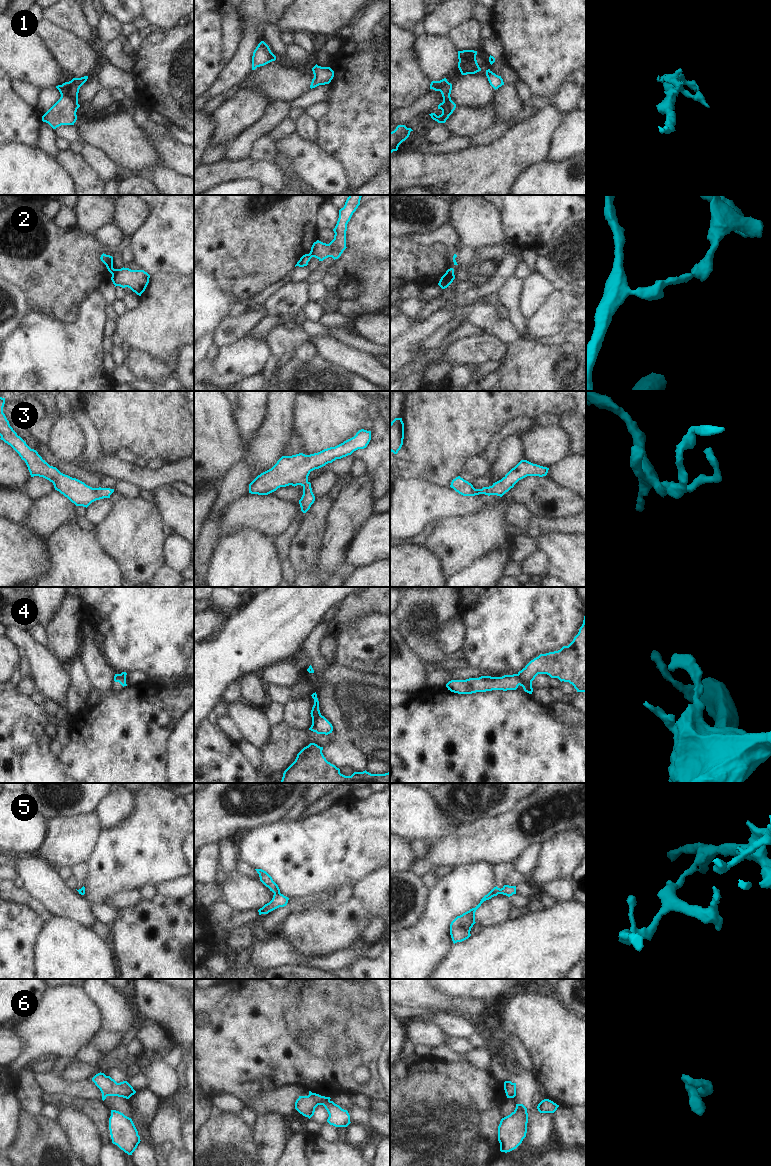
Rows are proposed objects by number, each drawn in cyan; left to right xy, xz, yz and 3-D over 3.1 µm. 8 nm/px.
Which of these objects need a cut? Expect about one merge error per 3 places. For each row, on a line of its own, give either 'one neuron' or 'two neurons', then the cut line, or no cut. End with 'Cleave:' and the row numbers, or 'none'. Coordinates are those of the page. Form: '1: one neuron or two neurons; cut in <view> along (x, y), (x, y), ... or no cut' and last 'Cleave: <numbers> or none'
1: two neurons; cut in xy along (61, 95), (67, 95), (77, 102)
2: two neurons; cut in xy along (115, 269), (111, 273)
3: one neuron; no cut
4: two neurons; cut in yz along (516, 674), (519, 678), (519, 684)
5: two neurons; cut in xz along (279, 891), (274, 893)
6: one neuron; no cut
Cleave: 1, 2, 4, 5

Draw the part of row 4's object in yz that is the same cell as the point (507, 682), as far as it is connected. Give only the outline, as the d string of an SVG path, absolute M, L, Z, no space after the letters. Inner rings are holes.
M517 674L502 677L481 676L466 680L451 680L446 684L448 690L458 694L472 694L492 690L516 690L520 678Z

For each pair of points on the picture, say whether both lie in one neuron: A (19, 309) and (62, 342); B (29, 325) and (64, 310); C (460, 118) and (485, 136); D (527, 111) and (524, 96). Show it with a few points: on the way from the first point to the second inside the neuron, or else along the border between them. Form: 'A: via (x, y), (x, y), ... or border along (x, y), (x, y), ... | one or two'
A: border along (29, 310), (10, 332) | two
B: border along (30, 310), (53, 317), (64, 323), (71, 323) | two
C: border along (495, 123), (471, 137) | two
D: border along (531, 95), (523, 107) | two

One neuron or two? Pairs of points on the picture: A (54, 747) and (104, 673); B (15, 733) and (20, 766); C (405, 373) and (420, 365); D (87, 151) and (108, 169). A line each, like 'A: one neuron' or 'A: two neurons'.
A: two neurons
B: one neuron
C: one neuron
D: one neuron

